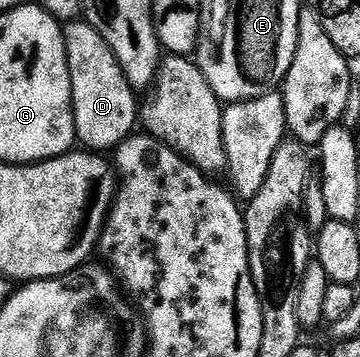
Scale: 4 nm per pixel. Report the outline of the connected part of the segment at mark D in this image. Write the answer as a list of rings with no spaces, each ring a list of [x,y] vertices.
[[[79,18],[65,25],[62,37],[66,43],[66,61],[70,71],[77,143],[83,149],[98,154],[117,150],[125,140],[130,139],[135,131],[134,123],[140,120],[138,100],[134,97],[137,96],[136,90],[128,78],[124,78],[124,70],[120,70],[116,54],[112,54],[112,46],[108,46],[108,42],[100,38],[100,30],[87,24],[85,19]]]

